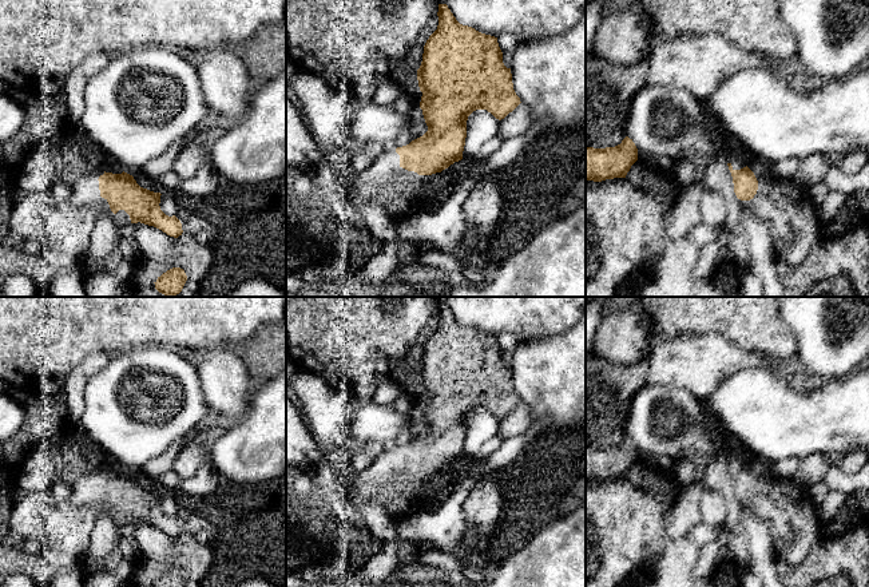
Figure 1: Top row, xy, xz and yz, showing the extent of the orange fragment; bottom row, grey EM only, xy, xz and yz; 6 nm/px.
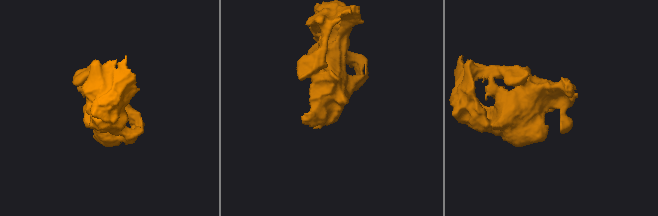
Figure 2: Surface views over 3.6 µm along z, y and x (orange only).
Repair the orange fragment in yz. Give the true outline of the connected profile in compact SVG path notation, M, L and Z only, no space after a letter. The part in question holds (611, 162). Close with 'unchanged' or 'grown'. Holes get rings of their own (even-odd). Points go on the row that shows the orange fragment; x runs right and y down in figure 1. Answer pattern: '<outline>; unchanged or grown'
M628 136L615 147L587 147L586 181L602 182L606 179L626 178L636 160L638 148Z; unchanged

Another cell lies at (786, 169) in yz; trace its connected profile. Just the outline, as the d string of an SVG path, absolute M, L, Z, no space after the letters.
M786 159L771 164L771 177L793 181L799 167L799 162L801 162L799 159Z

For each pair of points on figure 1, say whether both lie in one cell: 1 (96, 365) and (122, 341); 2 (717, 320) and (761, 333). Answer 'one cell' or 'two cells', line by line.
1: two cells
2: one cell

